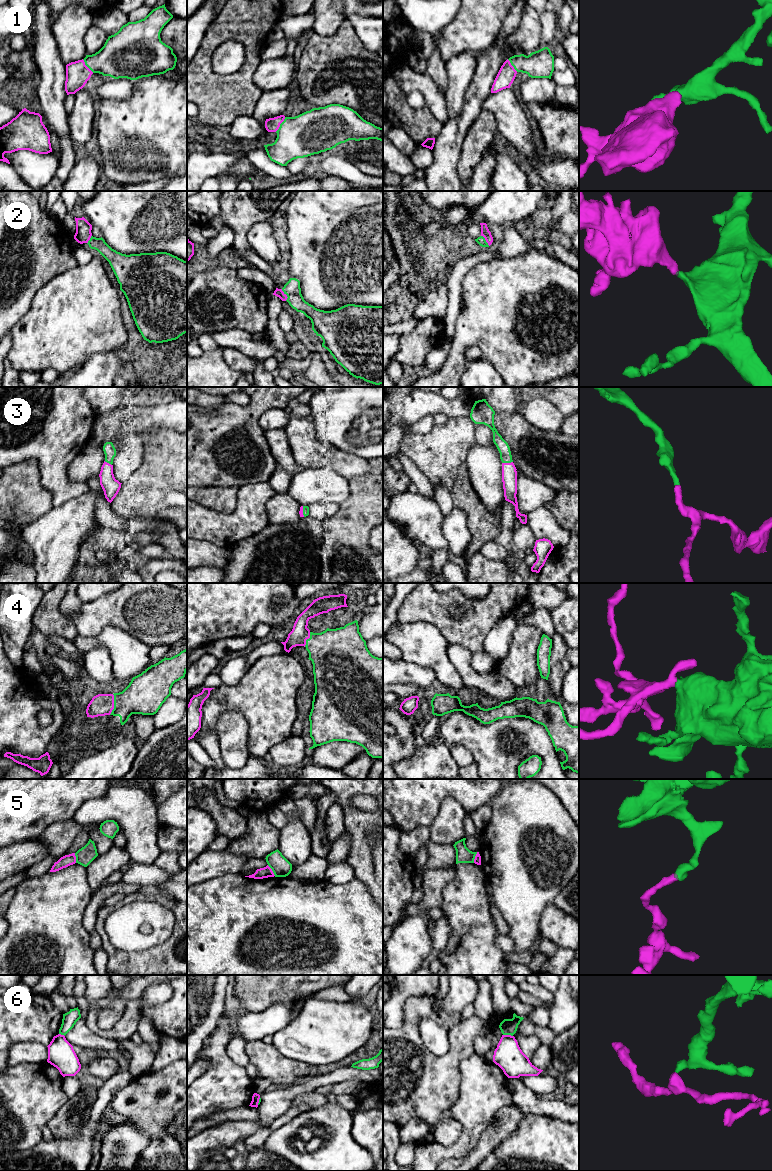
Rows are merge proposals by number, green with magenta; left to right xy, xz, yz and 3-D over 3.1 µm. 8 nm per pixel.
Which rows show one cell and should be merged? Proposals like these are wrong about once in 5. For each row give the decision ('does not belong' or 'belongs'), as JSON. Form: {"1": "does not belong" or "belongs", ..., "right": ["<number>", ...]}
{"1": "belongs", "2": "belongs", "3": "belongs", "4": "belongs", "5": "does not belong", "6": "does not belong", "right": ["1", "2", "3", "4"]}

